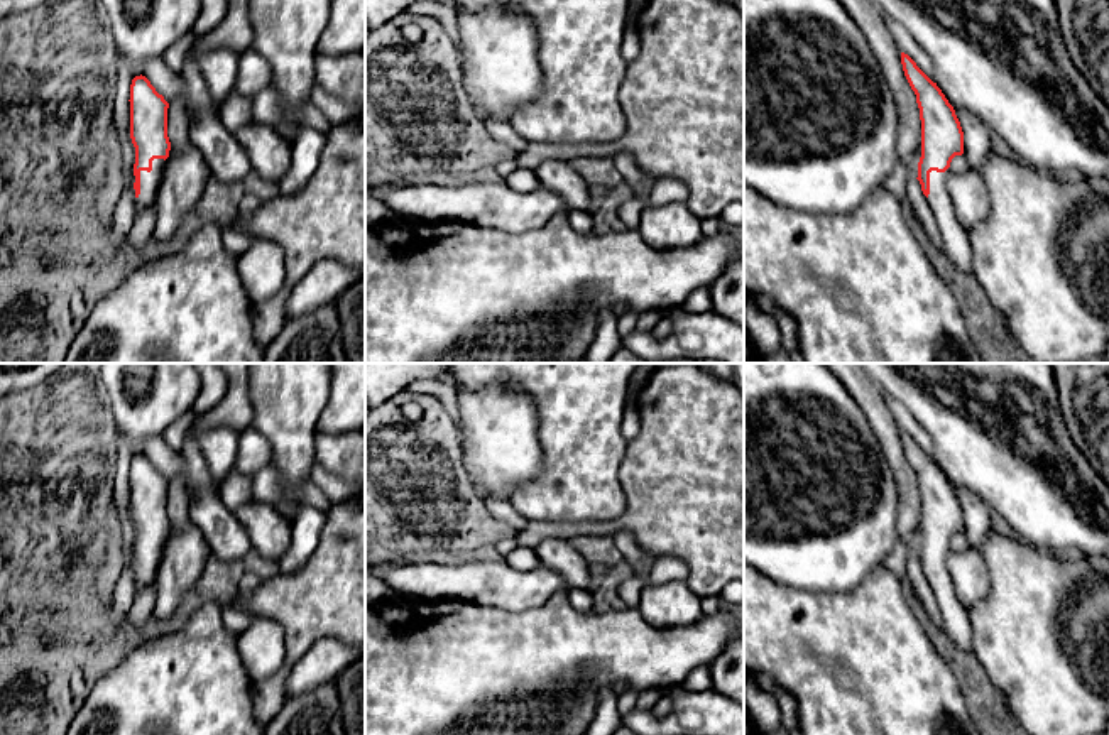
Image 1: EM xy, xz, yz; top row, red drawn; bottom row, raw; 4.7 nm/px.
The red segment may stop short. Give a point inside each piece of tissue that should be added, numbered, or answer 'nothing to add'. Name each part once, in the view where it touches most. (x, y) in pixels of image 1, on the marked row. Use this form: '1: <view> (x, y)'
1: xy (149, 181)

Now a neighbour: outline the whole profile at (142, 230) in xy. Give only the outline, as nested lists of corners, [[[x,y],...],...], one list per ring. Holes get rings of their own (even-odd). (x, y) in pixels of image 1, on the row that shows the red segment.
[[[156,203],[150,208],[135,215],[132,230],[128,231],[128,242],[134,250],[140,250],[145,243],[154,238],[154,226],[157,221]]]

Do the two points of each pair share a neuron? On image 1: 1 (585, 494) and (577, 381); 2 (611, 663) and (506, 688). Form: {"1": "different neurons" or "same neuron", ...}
{"1": "same neuron", "2": "same neuron"}

